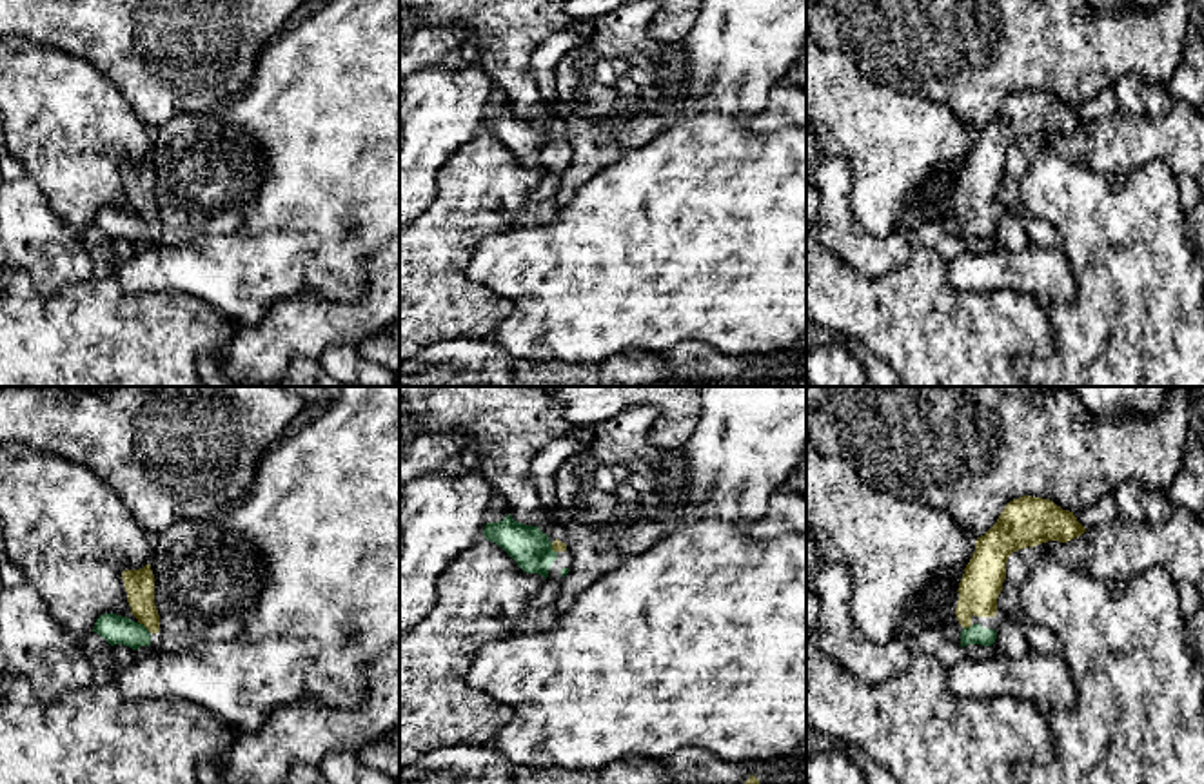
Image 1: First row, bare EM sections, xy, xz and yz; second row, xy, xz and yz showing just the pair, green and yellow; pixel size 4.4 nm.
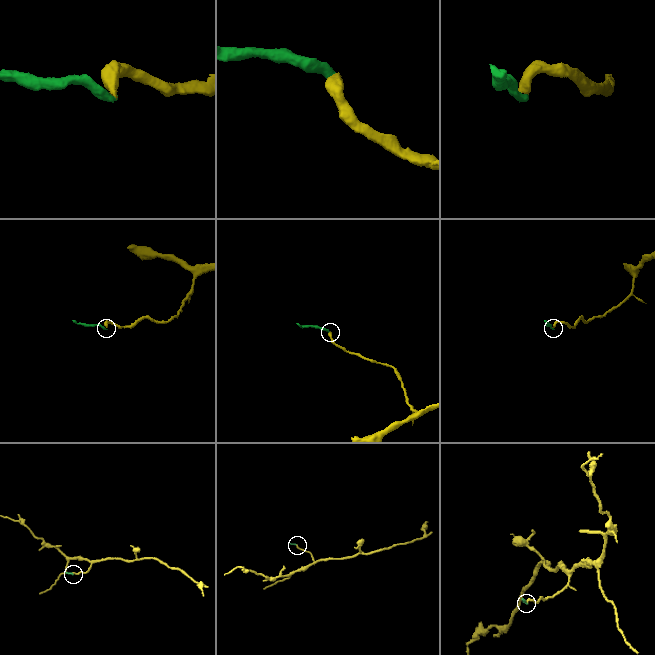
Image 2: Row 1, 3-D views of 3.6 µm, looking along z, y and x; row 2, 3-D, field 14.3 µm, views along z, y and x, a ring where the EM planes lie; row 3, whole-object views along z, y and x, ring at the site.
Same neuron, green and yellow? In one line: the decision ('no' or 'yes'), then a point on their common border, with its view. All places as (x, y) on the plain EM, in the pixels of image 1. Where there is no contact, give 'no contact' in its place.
yes; contact xy (142, 218)

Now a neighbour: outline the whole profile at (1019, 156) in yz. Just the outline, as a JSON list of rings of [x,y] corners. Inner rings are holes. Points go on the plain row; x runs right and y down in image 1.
[[[1031,140],[1017,143],[1008,151],[1006,172],[997,191],[997,203],[1001,203],[1004,211],[1015,212],[1024,221],[1030,212],[1021,205],[1019,185],[1030,171],[1033,151],[1035,143]]]

